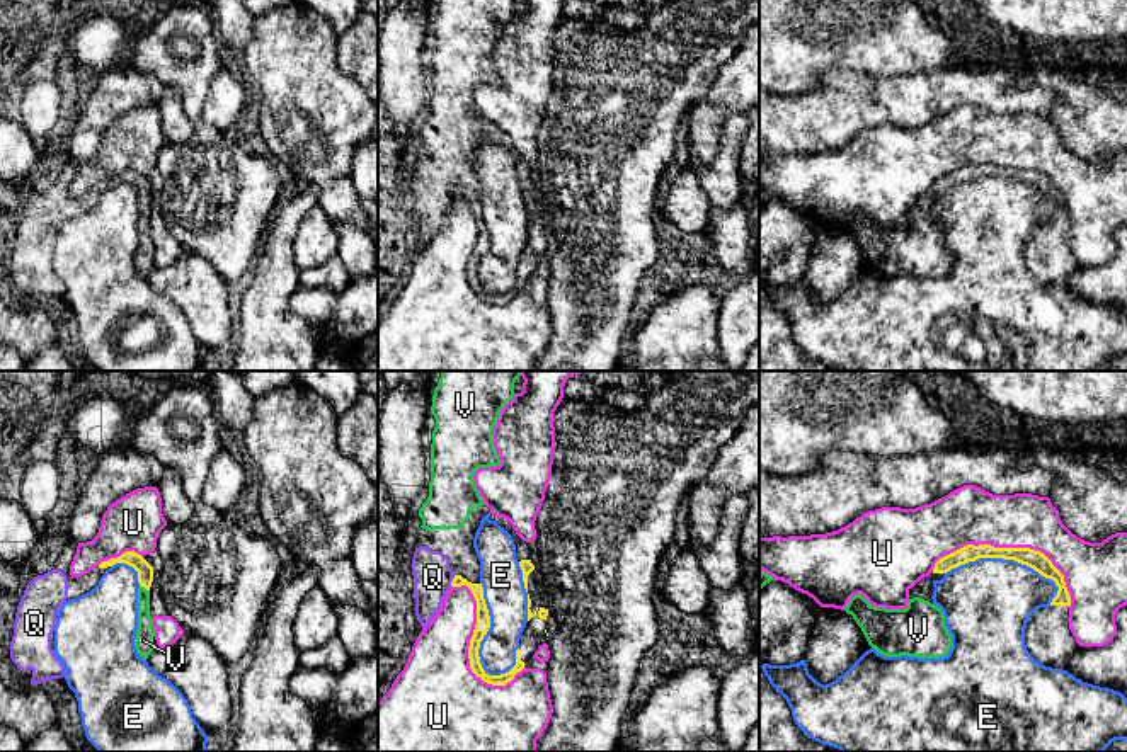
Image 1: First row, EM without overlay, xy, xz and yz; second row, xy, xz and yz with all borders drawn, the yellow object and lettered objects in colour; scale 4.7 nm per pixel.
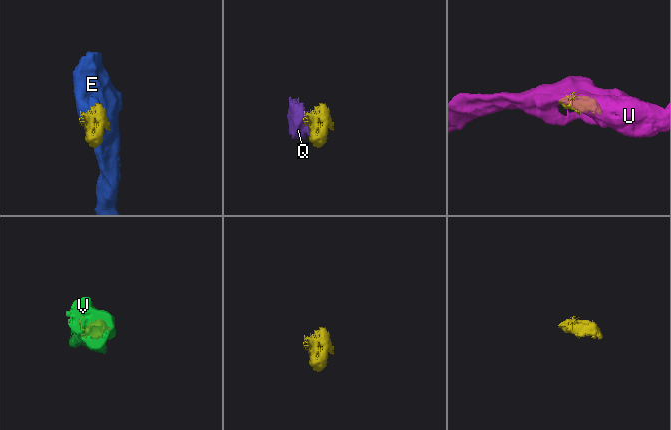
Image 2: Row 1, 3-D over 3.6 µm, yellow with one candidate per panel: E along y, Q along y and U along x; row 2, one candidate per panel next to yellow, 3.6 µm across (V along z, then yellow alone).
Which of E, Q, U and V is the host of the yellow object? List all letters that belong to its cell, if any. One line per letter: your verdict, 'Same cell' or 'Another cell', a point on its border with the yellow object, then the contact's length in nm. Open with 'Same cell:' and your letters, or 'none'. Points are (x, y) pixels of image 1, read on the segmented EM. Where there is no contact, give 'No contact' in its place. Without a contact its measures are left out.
Same cell: Q, V
E: Another cell. Touches yellow at xz (486, 633). Shared border 460 nm
Q: Same cell. Touches yellow at xz (453, 581). Shared border 70 nm
U: Another cell. Touches yellow at yz (1012, 548). Shared border 700 nm
V: Same cell. Touches yellow at xy (145, 587). Shared border 60 nm

